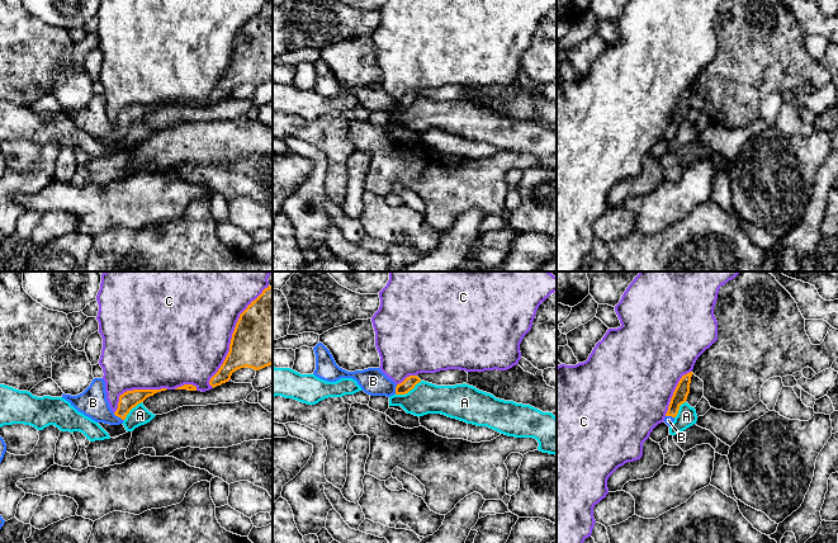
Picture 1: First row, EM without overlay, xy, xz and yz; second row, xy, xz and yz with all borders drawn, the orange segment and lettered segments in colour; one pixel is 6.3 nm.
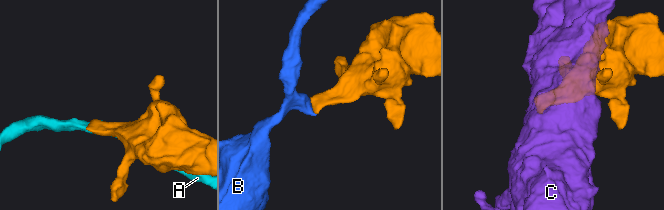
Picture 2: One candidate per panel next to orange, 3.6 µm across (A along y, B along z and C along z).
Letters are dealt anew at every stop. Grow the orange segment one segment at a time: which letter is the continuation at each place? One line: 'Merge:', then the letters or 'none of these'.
Merge: B

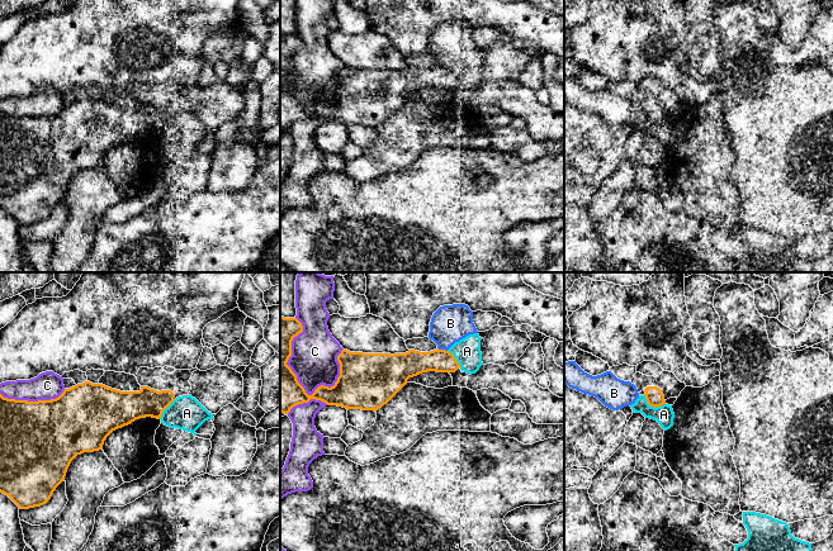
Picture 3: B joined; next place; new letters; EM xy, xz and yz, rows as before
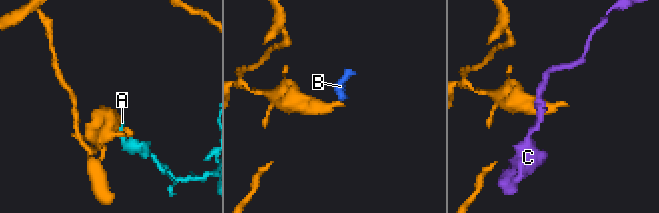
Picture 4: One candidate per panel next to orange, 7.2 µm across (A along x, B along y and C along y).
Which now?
Merge: none of these

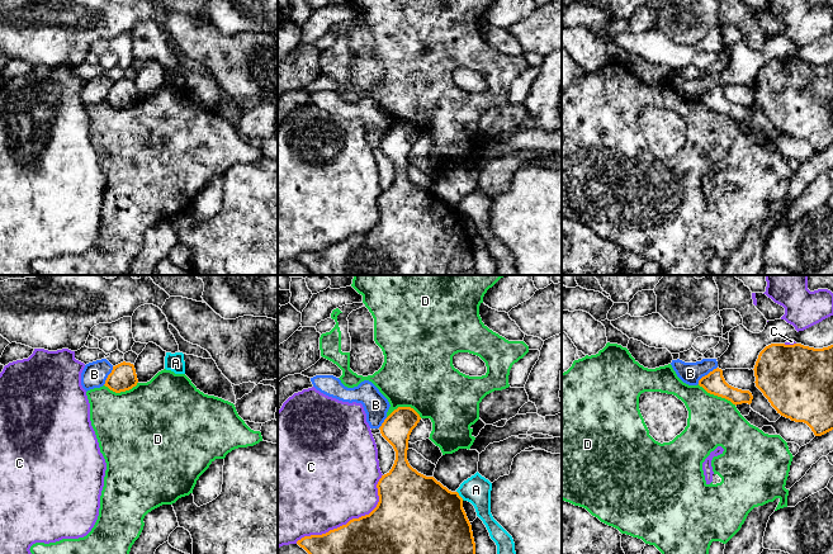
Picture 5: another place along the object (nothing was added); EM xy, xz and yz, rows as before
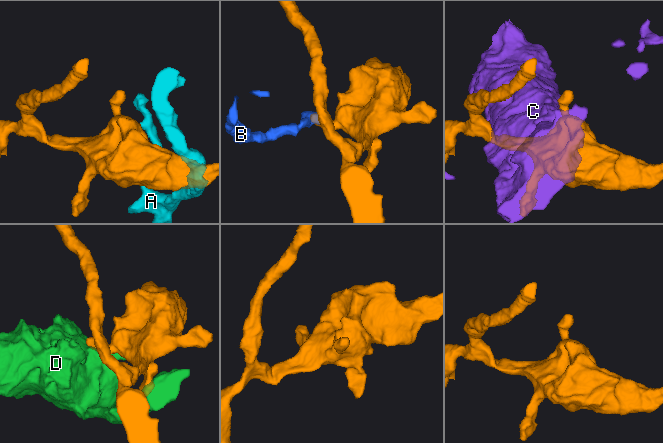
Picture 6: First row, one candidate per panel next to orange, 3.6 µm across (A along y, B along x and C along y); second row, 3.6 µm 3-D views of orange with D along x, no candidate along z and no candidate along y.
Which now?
Merge: none of these

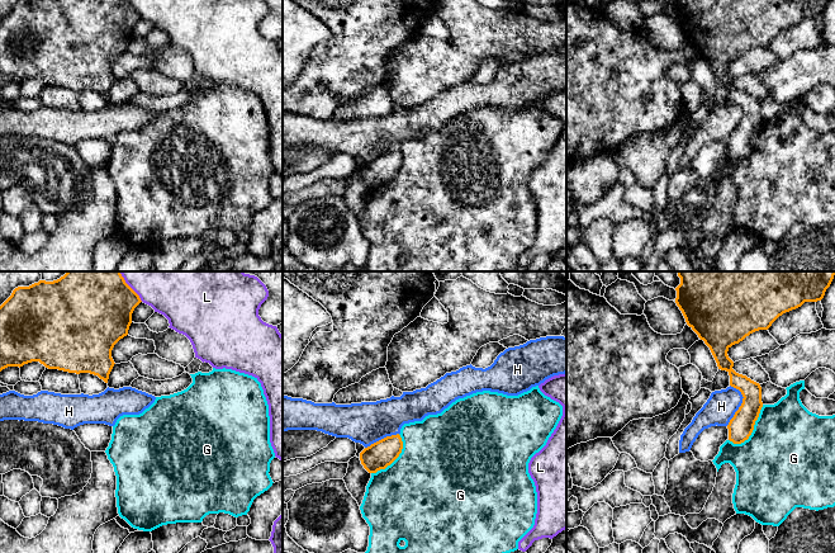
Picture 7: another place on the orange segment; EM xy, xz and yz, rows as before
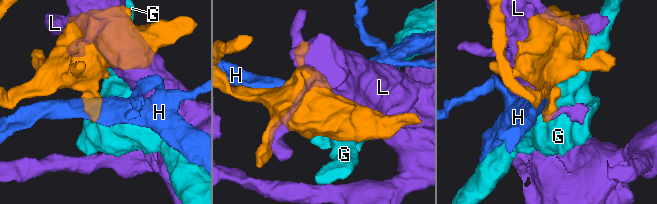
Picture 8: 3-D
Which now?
Merge: none of these

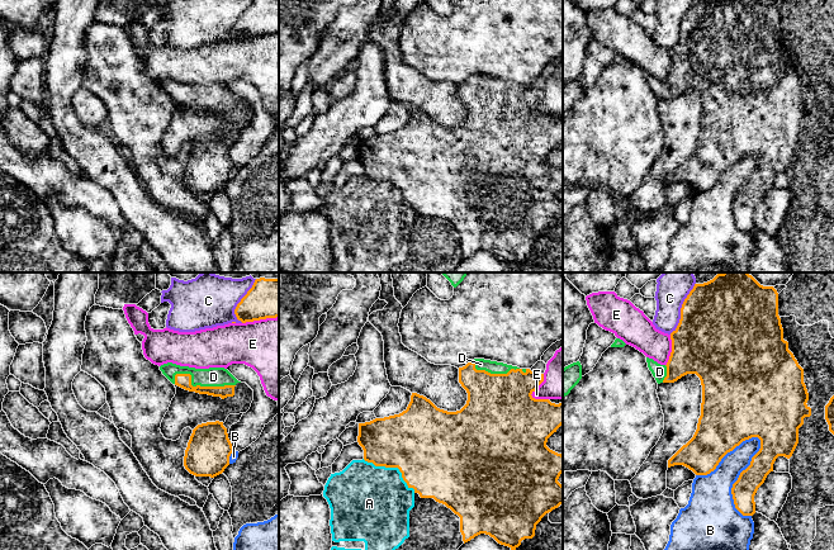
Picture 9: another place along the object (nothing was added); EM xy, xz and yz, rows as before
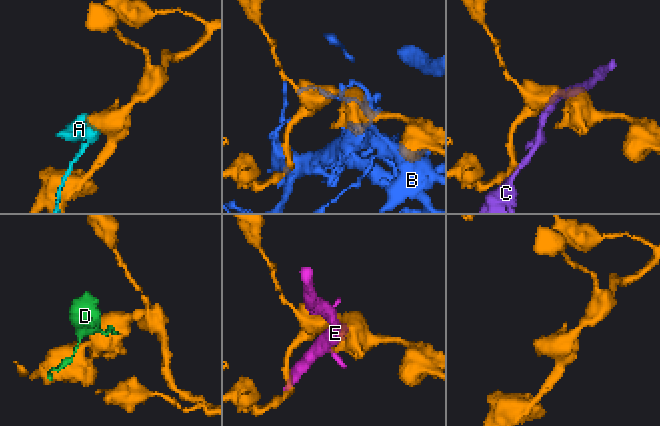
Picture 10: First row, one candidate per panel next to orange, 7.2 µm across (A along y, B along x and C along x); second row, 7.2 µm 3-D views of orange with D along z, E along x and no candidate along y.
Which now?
Merge: D

